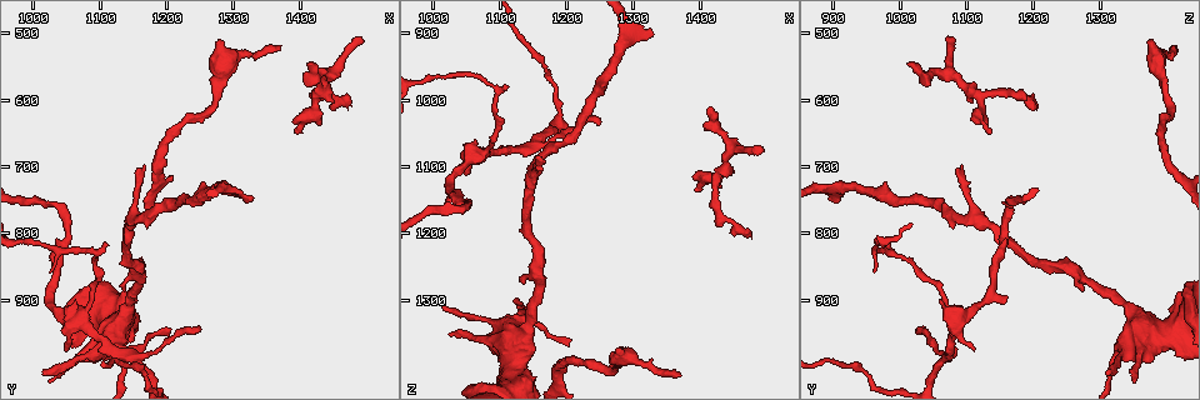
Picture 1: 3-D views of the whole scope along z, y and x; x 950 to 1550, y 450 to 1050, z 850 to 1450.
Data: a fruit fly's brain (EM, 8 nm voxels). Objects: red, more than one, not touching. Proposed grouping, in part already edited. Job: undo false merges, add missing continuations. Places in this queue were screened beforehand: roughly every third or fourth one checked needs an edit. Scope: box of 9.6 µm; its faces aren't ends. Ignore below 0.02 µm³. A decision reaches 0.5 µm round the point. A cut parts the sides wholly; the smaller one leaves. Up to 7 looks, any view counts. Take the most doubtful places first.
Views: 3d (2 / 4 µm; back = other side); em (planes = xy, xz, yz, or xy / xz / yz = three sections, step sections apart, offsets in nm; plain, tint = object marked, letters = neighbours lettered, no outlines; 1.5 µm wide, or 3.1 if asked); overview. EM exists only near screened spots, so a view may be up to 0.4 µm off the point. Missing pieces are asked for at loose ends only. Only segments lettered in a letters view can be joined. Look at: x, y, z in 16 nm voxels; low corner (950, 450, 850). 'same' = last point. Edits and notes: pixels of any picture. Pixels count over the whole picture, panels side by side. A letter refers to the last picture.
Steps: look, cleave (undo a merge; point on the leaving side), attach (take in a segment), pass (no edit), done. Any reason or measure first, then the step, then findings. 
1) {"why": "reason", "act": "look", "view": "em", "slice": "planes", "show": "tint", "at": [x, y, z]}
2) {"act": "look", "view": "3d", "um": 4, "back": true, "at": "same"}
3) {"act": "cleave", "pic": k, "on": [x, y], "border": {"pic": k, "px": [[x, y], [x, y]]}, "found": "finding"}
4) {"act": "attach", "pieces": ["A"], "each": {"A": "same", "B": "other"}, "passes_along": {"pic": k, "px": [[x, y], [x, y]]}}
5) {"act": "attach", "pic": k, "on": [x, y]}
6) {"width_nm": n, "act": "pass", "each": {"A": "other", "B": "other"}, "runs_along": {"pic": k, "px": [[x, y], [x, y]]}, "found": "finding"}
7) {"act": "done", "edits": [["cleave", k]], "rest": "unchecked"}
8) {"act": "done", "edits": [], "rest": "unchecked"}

{"why": "branch stops here", "act": "look", "view": "em", "slice": "planes", "show": "letters", "at": [1495, 515, 1070]}

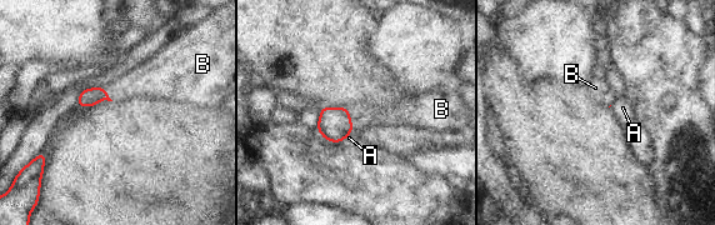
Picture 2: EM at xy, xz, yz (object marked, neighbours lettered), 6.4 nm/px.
{"act": "attach", "pieces": ["B"], "each": {"A": "other", "B": "same"}, "passes_along": {"pic": 2, "px": [[335, 125], [349, 119], [363, 118]]}, "found": "the cell continues"}

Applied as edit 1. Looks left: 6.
{"act": "look", "view": "overview"}

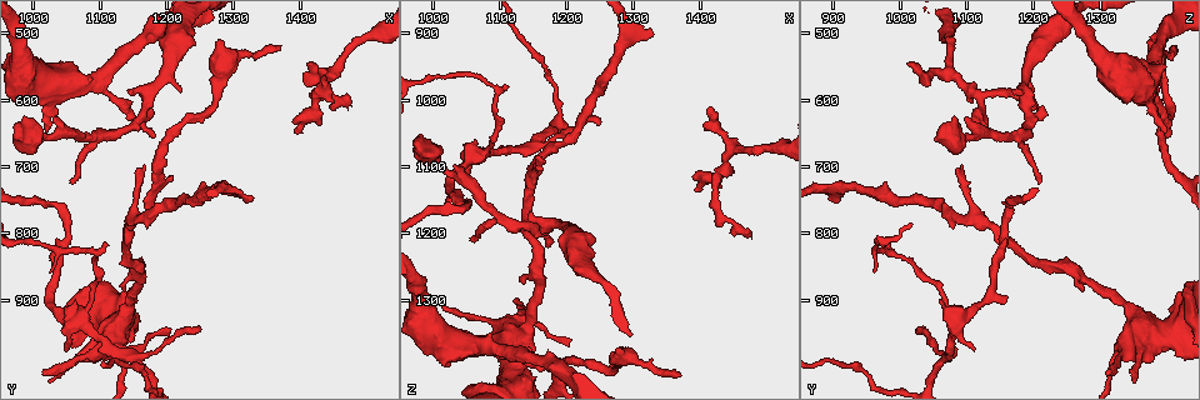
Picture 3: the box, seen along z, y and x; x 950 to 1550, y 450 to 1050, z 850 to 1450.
{"why": "an open end", "act": "look", "view": "em", "slice": "yz", "step": 4, "show": "letters", "at": [1330, 740, 900]}

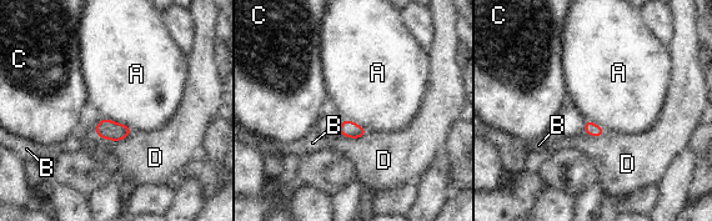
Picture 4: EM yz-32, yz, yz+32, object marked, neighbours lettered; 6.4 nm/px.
{"act": "look", "view": "em", "slice": "planes", "show": "letters", "at": "same"}

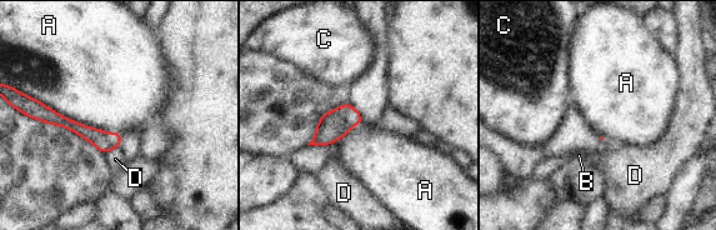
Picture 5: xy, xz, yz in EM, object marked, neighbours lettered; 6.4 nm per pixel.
{"act": "pass", "each": {"A": "other", "B": "other", "C": "other", "D": "other"}, "border": {"pic": 5, "px": [[36, 100], [70, 119], [120, 134]]}, "found": "no lettered segment goes on from it"}

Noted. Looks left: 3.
{"why": "branch point", "act": "look", "view": "em", "slice": "xz", "step": 4, "show": "tint", "at": [1430, 595, 1115]}

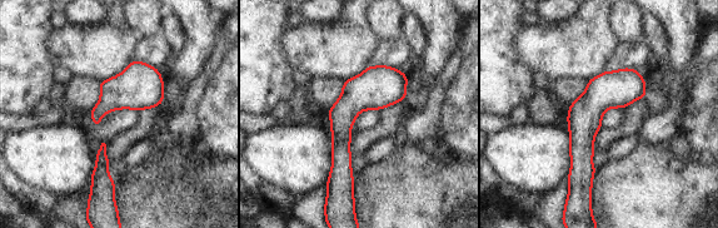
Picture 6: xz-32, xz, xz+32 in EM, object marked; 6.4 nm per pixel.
{"act": "look", "view": "em", "slice": "planes", "show": "letters", "at": "same"}

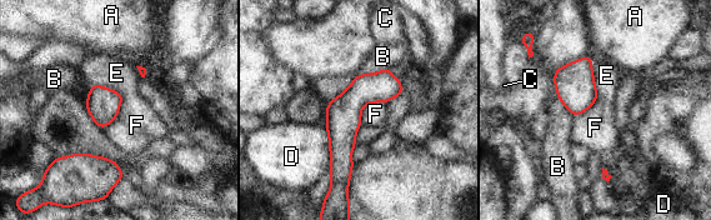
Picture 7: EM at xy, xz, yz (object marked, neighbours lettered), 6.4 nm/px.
{"width_nm": 200, "act": "pass", "each": {"A": "other", "B": "other", "C": "other", "D": "other", "E": "other", "F": "other"}, "runs_along": {"pic": 7, "px": [[387, 73], [344, 115], [341, 183]]}, "found": "continuous, no second cell"}

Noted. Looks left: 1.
{"act": "done", "edits": [["attach", 2]], "rest": "unchecked"}

